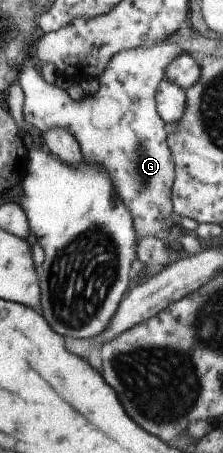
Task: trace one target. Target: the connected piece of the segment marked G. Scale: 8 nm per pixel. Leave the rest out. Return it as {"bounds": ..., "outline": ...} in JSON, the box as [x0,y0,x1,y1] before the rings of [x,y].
{"bounds":[18,43,186,243],"outline":[[[172,43],[143,46],[136,50],[121,52],[111,59],[104,74],[98,79],[99,89],[95,95],[84,97],[79,101],[70,99],[66,91],[55,84],[48,85],[36,73],[30,59],[26,59],[18,73],[18,85],[23,94],[21,106],[22,116],[26,124],[35,127],[37,133],[42,134],[54,127],[66,129],[78,143],[84,162],[94,162],[107,169],[115,192],[122,195],[123,202],[131,212],[137,243],[144,236],[157,236],[164,239],[172,225],[175,216],[171,207],[171,188],[174,182],[172,157],[167,147],[167,137],[163,129],[162,119],[155,111],[155,94],[158,83],[165,75],[165,68],[186,53]]]}

